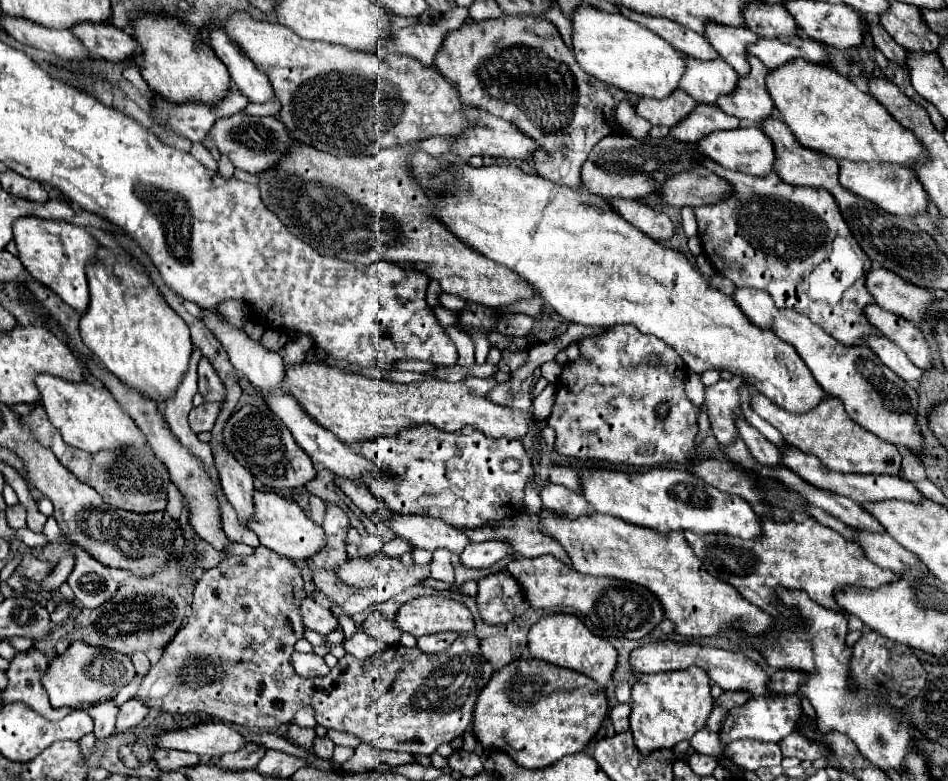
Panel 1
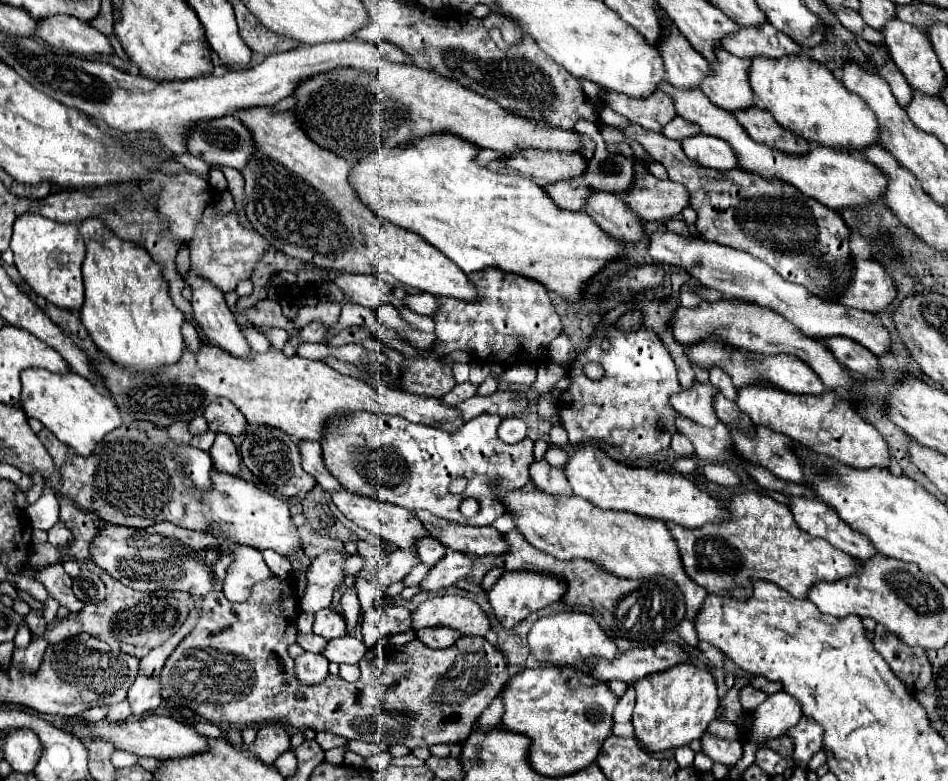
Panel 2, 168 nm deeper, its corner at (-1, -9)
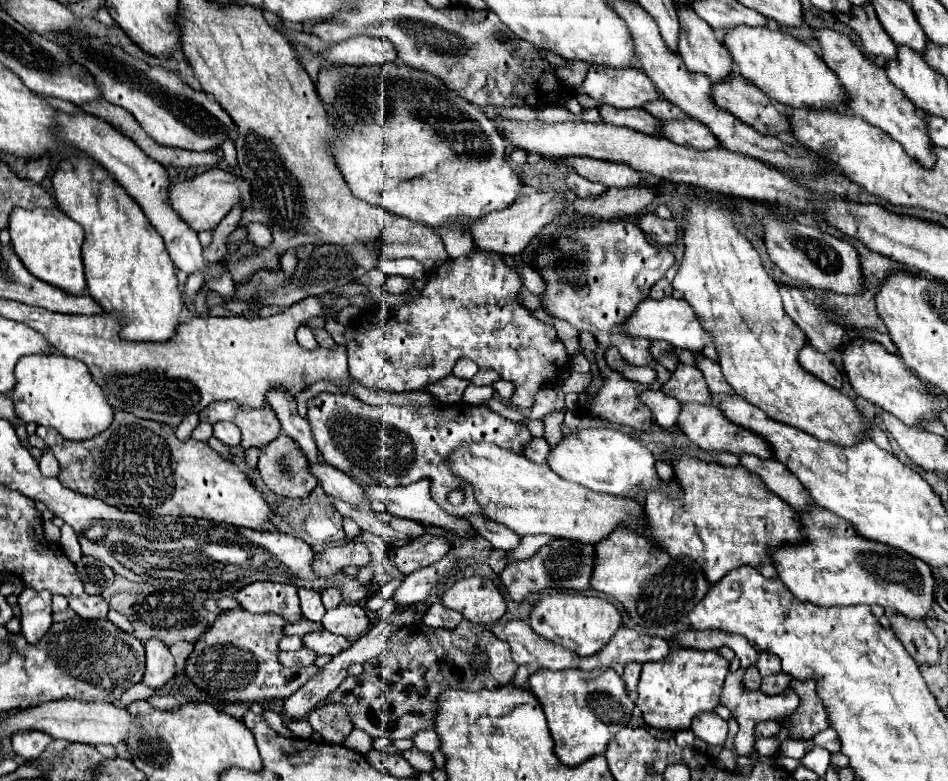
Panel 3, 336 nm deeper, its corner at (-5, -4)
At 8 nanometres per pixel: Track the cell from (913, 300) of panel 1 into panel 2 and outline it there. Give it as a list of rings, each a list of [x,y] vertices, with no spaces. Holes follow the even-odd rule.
[[[856,258],[856,280],[852,282],[852,288],[844,292],[844,304],[850,308],[866,310],[872,314],[884,312],[894,300],[896,300],[896,284],[886,274],[886,270],[872,260]]]

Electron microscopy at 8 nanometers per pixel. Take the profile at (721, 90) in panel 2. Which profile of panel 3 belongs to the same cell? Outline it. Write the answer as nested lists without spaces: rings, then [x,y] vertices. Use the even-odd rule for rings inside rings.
[[[678,5],[676,11],[678,11],[678,17],[680,17],[678,51],[680,51],[680,57],[684,59],[684,65],[688,67],[688,71],[698,71],[698,73],[708,75],[712,83],[726,79],[726,77],[732,73],[732,61],[730,61],[730,55],[728,55],[726,47],[716,39],[714,29],[712,29],[708,23],[704,23],[704,19],[700,19],[700,17],[698,17],[690,7],[686,7],[686,5],[684,5],[684,7]]]

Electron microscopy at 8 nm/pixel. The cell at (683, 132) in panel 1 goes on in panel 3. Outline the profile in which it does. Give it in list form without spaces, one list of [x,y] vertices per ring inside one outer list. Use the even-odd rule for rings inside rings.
[[[666,99],[650,101],[650,103],[644,105],[644,109],[646,109],[648,113],[652,113],[652,115],[654,115],[656,119],[660,119],[660,121],[664,121],[664,119],[684,119],[684,117],[686,117],[686,113],[680,111],[680,107],[668,103]]]

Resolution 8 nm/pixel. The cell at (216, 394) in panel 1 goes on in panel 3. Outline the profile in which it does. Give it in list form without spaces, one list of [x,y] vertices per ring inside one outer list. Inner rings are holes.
[[[216,401],[216,403],[210,403],[204,411],[200,411],[198,417],[200,417],[200,421],[206,421],[210,425],[216,421],[236,423],[242,431],[244,449],[264,447],[282,433],[280,421],[270,405],[252,409],[252,407],[244,407],[240,403],[232,403],[232,401],[222,401],[222,403]]]

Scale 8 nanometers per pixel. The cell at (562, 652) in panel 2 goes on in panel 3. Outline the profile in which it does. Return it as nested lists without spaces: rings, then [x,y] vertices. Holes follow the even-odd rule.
[[[546,593],[534,601],[530,611],[530,627],[540,637],[564,645],[582,657],[590,657],[596,651],[600,651],[612,639],[612,635],[620,625],[622,625],[622,617],[618,607],[596,595]]]

